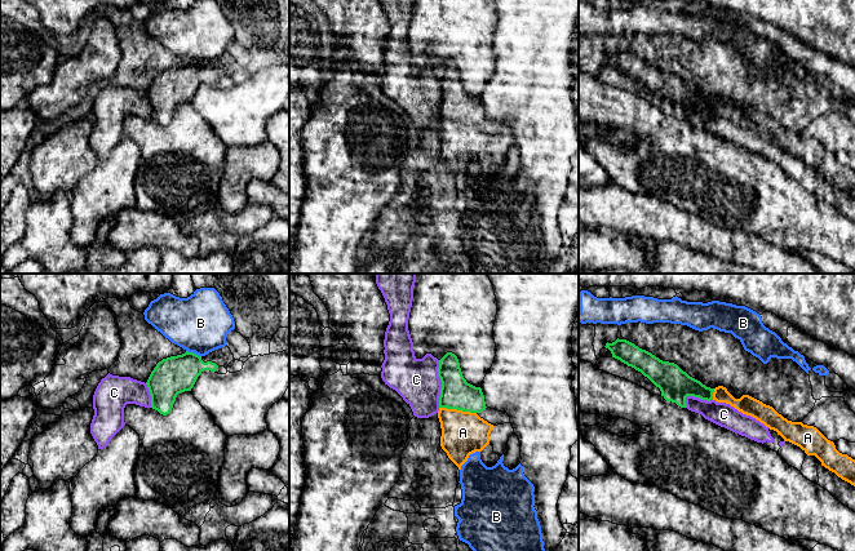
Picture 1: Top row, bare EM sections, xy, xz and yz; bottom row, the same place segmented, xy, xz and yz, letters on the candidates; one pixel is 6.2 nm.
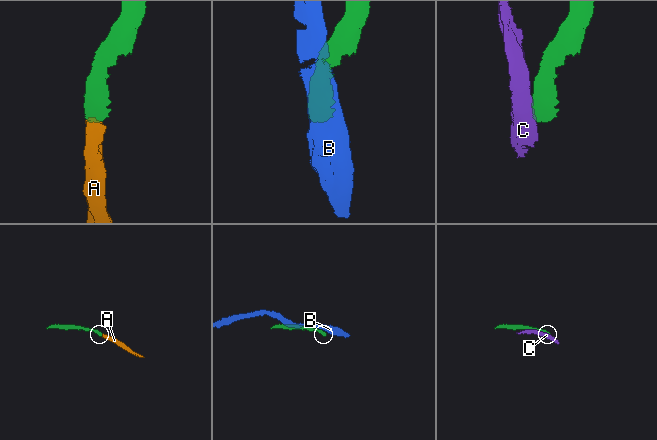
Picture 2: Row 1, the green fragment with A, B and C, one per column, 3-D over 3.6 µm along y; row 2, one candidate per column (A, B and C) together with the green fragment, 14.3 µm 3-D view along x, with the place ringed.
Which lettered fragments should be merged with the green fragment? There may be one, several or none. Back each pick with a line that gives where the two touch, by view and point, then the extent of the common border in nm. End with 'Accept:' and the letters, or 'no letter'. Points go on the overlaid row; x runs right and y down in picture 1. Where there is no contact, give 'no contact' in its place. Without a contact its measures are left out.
A: meets green in xz at (457, 409); contact 240 nm long
Accept: A

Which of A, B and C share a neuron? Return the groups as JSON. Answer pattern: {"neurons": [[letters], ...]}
{"neurons": [["A"], ["B"], ["C"]]}

